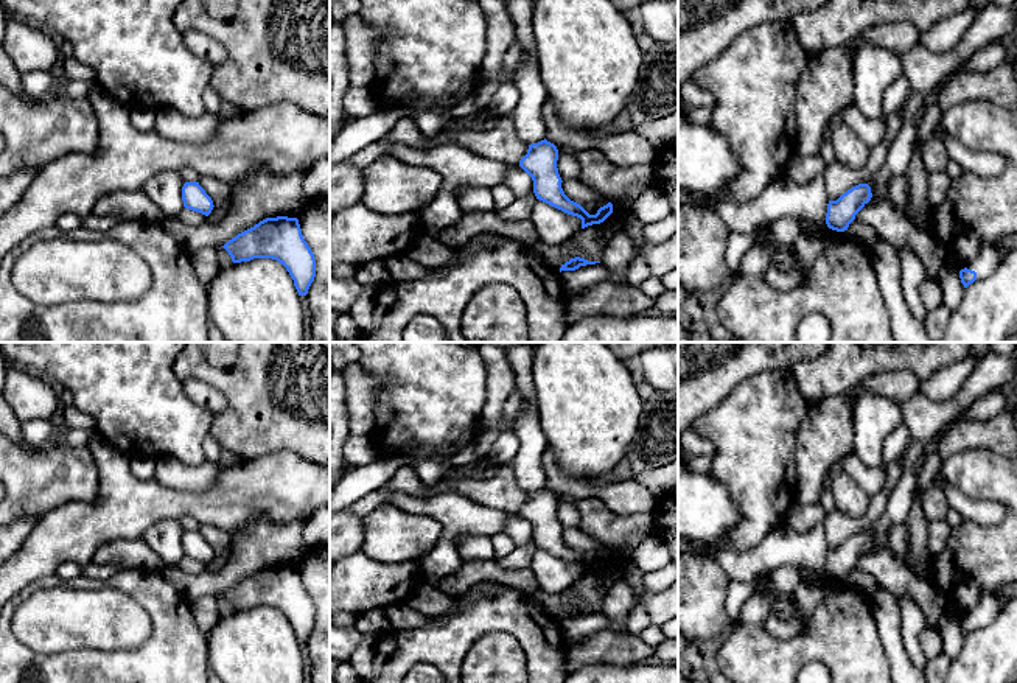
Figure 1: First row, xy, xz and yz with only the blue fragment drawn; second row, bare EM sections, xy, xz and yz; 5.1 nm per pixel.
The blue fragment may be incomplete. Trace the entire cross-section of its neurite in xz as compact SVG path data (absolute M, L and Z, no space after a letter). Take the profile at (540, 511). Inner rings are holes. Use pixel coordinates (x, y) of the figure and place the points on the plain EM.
M546 487L529 493L527 503L519 509L519 515L532 526L536 548L582 568L582 577L603 571L613 562L613 552L600 555L596 563L589 563L580 552L571 549L563 537L557 517L558 498Z

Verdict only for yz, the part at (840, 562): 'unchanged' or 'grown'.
unchanged

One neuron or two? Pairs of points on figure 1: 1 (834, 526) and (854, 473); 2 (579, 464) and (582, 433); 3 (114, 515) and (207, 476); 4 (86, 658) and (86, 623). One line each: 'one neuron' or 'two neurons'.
1: two neurons
2: one neuron
3: two neurons
4: two neurons

